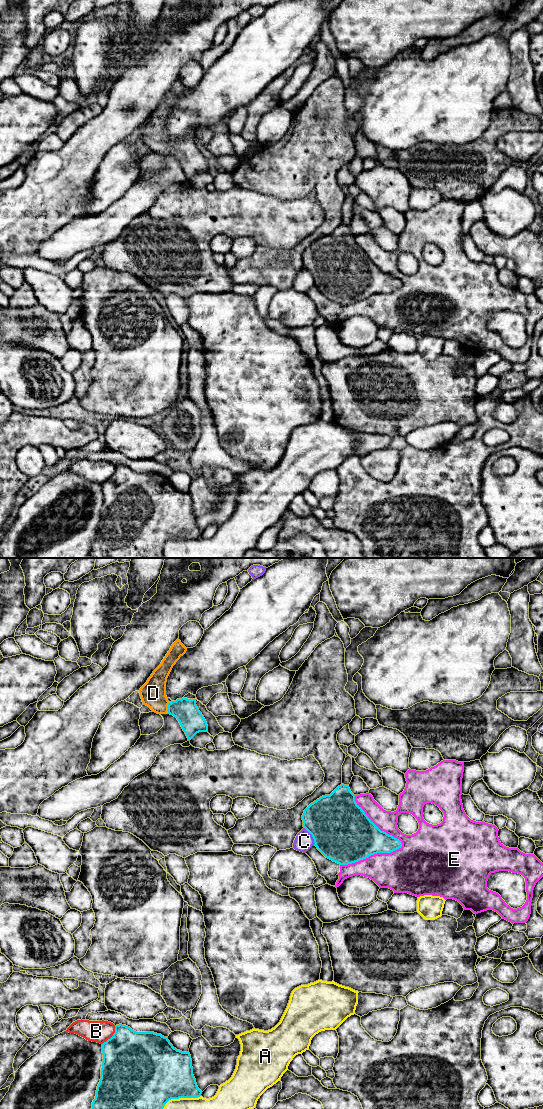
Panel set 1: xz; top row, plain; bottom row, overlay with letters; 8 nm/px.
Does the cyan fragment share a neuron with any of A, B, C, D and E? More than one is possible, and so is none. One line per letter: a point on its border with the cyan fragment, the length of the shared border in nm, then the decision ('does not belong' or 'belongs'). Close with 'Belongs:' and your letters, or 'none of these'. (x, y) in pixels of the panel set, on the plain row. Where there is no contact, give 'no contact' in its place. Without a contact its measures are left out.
A: contact xz (176, 538); length 360 nm; does not belong
B: contact xz (112, 476); length 190 nm; does not belong
C: contact xz (312, 276); length 170 nm; does not belong
D: contact xz (168, 148); length 100 nm; belongs
E: contact xz (400, 287); length 600 nm; does not belong
Belongs: D

